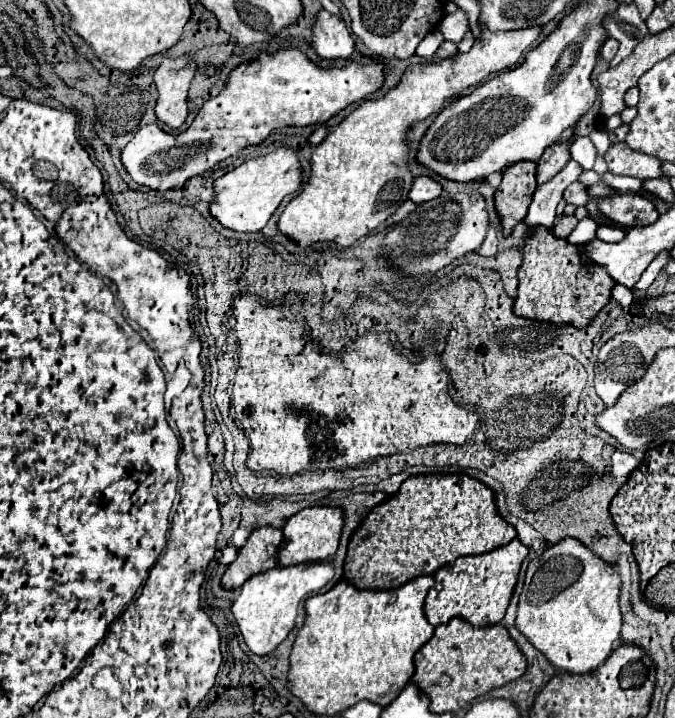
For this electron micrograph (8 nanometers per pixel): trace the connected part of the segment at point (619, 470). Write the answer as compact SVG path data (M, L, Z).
M615 451L611 455L611 469L609 469L609 473L611 473L613 479L619 479L619 483L623 483L629 477L629 473L635 467L639 467L639 463L641 461L635 459L631 453L627 453L627 451Z

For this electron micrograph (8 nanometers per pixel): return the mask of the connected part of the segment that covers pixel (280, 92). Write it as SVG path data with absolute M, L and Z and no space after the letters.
M283 47L273 55L261 53L257 59L245 61L229 73L225 89L201 107L187 131L175 137L157 125L139 129L121 151L121 163L139 185L157 191L181 189L193 175L213 169L245 147L261 145L273 131L329 121L347 105L381 89L383 81L385 69L381 63L361 65L349 61L345 67L323 69L295 47Z

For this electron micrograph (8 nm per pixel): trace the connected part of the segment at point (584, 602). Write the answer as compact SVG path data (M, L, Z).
M573 537L561 539L559 543L549 545L541 557L537 557L529 563L525 585L523 585L523 591L519 597L515 627L559 671L589 673L605 663L605 659L611 655L611 651L615 649L615 645L619 641L619 631L621 631L619 589L621 589L621 579L613 565L609 565L601 557L593 555L577 539L573 539Z

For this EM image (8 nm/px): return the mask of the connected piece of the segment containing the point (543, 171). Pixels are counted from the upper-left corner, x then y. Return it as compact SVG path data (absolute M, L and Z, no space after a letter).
M555 143L547 147L537 161L537 185L547 183L551 177L555 177L569 161L569 143Z

